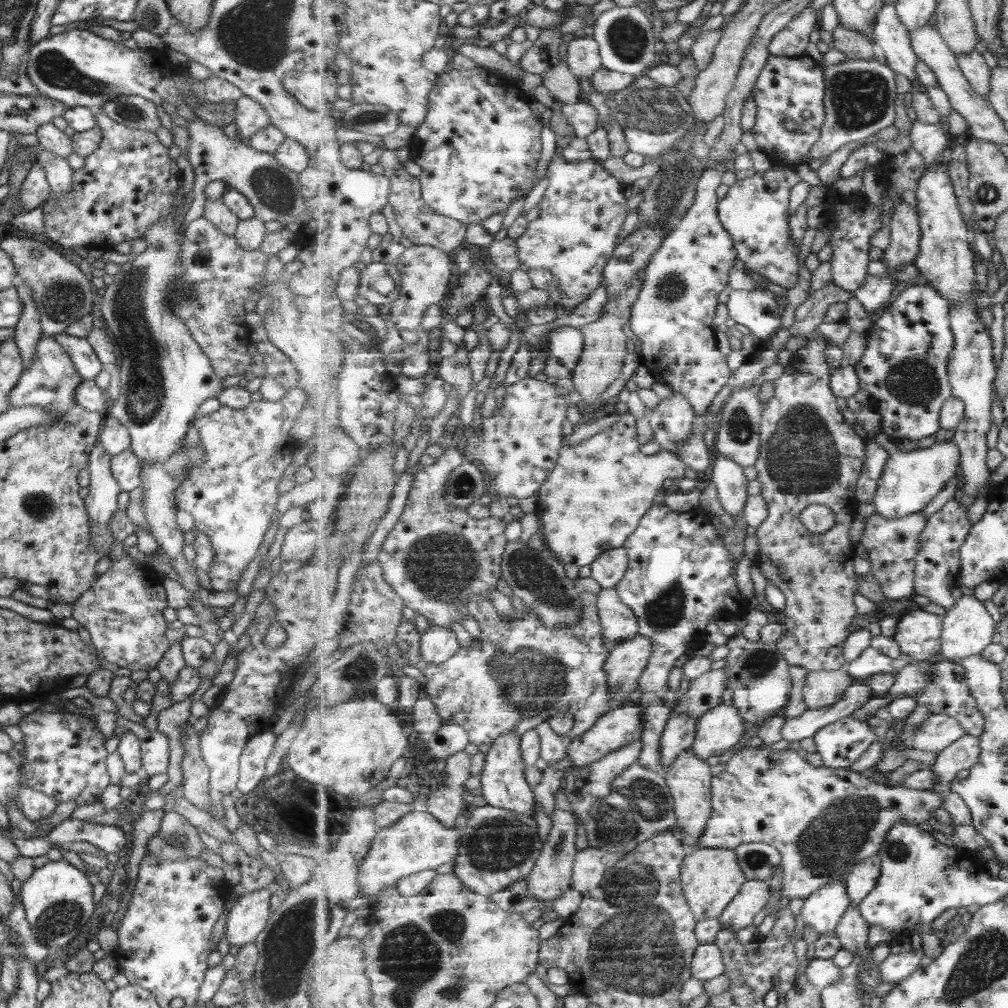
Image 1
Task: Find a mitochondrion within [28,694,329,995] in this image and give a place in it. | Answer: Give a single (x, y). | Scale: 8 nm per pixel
(58, 921)

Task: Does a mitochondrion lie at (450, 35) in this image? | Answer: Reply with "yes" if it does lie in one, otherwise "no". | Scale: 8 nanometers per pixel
no

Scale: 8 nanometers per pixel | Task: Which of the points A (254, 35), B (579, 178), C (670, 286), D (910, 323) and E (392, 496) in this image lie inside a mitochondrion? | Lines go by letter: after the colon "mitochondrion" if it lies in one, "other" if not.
A: mitochondrion
B: other
C: mitochondrion
D: other
E: other

